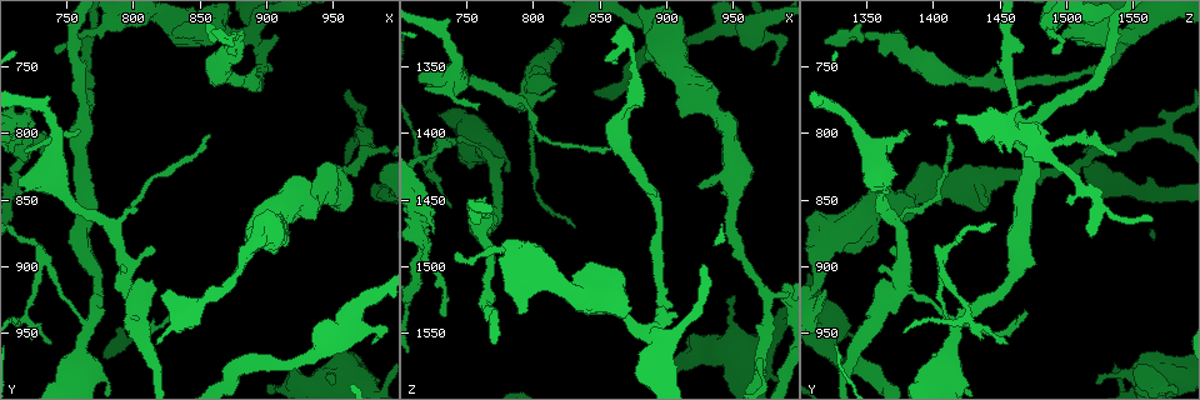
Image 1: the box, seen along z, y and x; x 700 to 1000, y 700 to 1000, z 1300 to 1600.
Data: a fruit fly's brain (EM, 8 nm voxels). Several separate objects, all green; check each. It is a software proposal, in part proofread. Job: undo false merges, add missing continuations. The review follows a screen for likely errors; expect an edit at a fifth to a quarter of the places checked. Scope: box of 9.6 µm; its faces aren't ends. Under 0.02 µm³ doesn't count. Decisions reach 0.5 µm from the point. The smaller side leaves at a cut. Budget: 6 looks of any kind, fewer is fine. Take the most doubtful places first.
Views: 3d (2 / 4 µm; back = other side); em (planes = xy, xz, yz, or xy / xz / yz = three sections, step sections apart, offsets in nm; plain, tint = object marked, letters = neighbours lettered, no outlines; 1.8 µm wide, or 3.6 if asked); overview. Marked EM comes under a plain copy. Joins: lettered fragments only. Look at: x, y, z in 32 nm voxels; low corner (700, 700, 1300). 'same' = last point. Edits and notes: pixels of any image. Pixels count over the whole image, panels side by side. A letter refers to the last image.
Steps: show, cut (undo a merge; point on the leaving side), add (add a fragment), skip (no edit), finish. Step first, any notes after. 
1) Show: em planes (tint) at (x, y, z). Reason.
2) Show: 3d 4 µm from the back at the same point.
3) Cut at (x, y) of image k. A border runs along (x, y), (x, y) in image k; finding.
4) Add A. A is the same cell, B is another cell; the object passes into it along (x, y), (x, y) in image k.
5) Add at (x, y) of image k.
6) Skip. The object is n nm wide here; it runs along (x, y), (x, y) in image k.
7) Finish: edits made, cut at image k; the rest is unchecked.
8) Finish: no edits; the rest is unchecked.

Show: em xz step 4 (letters) at (730, 898, 1406). Two arms in line, one across.

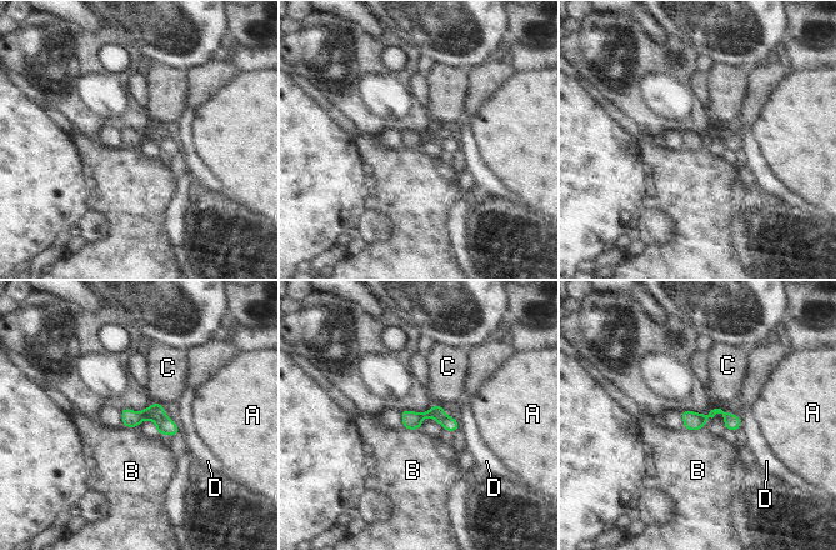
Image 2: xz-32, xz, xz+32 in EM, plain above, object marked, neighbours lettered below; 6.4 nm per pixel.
Skip. A, B, C and D are other cells; a border runs along (704, 426), (696, 430), (684, 430) in image 2; all the same neuron.

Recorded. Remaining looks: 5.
Show: em planes (letters) at (982, 956, 1350). Free end.

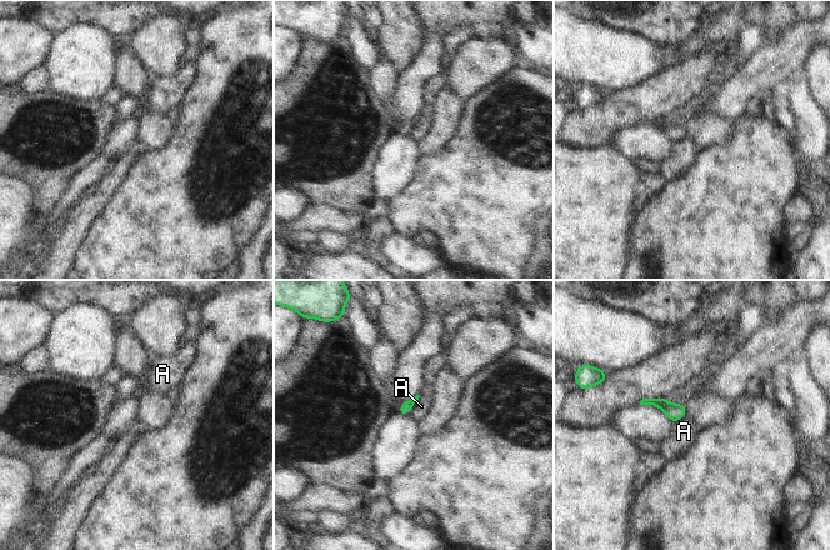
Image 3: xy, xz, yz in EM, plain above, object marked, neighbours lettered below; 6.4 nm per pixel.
Skip. The longest contact is with A, 150 nm; A is another cell; a border runs along (420, 396), (408, 414) in image 3; none of them fits.

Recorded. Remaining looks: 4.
Show: 3d 2 µm from the back at (858, 802, 1412). Free end.

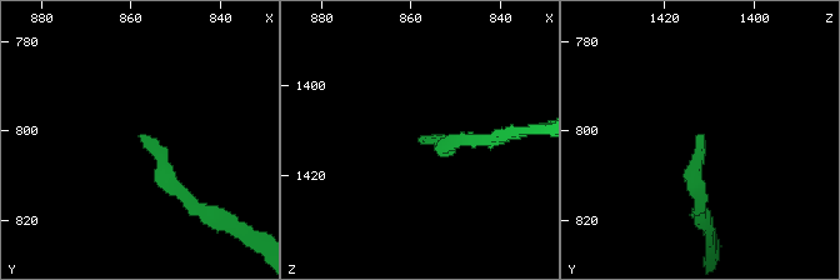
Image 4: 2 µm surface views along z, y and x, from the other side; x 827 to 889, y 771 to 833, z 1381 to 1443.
Show: em 3.6 µm planes (letters) at (858, 801, 1412). Shape alone is not enough.

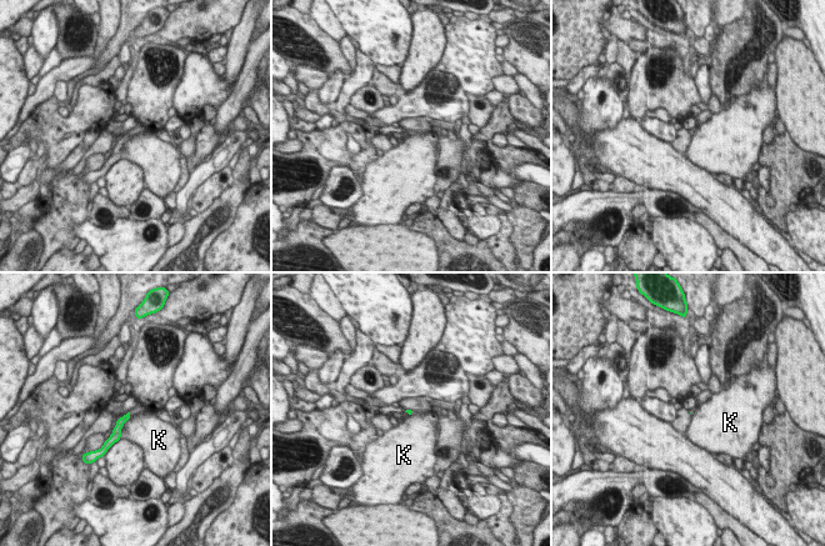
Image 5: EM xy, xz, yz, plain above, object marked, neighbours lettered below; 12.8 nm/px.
Skip. The longest contact is with K, 140 nm; K is another cell; it runs along (126, 416), (110, 441) in image 5; no lettered fragment goes on from it.

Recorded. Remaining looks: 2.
Finish: no edits; the rest is unchecked.

